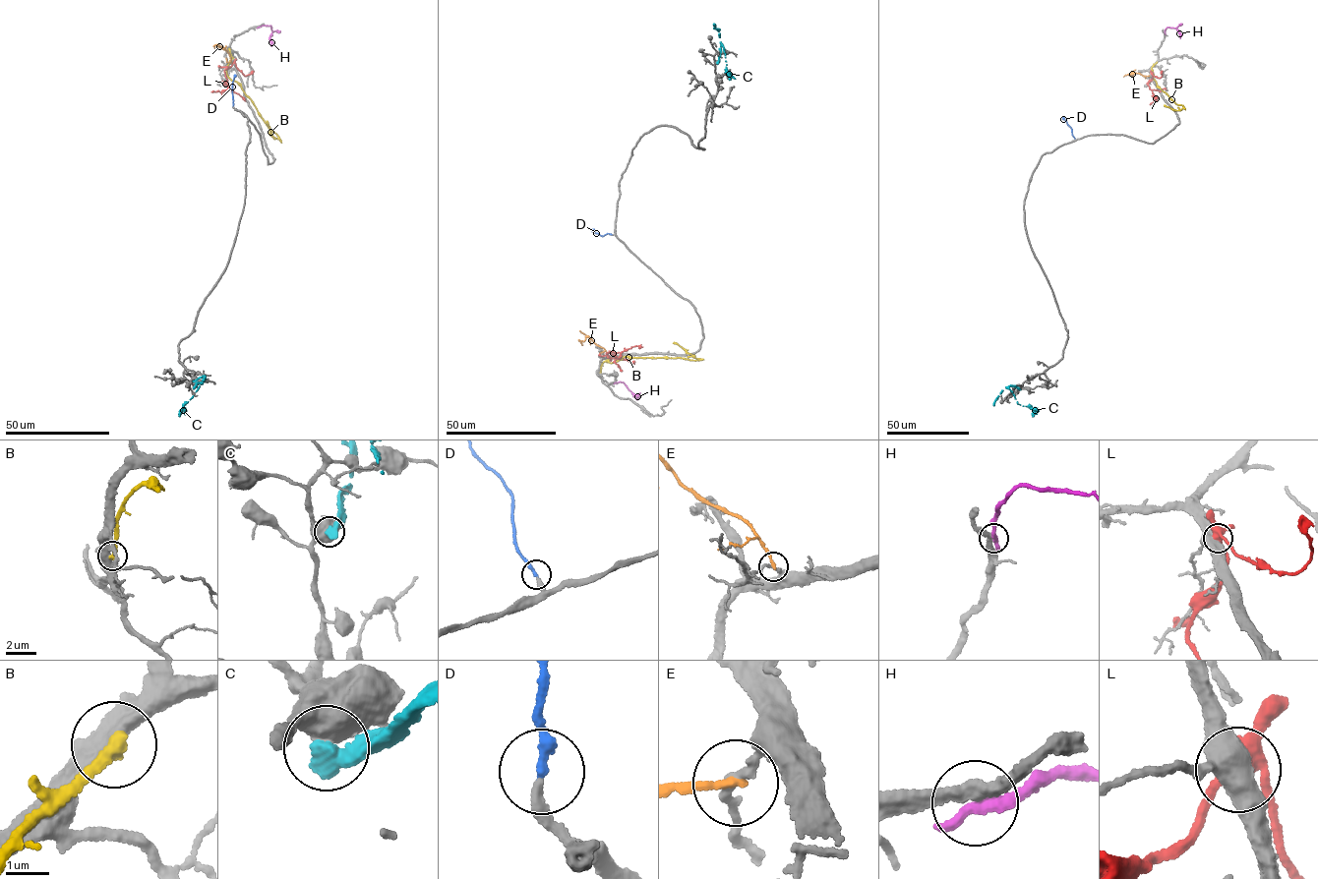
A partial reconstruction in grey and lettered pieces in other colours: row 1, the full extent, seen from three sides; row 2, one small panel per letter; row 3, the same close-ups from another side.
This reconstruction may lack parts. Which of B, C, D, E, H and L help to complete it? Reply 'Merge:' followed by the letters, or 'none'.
Merge: D

